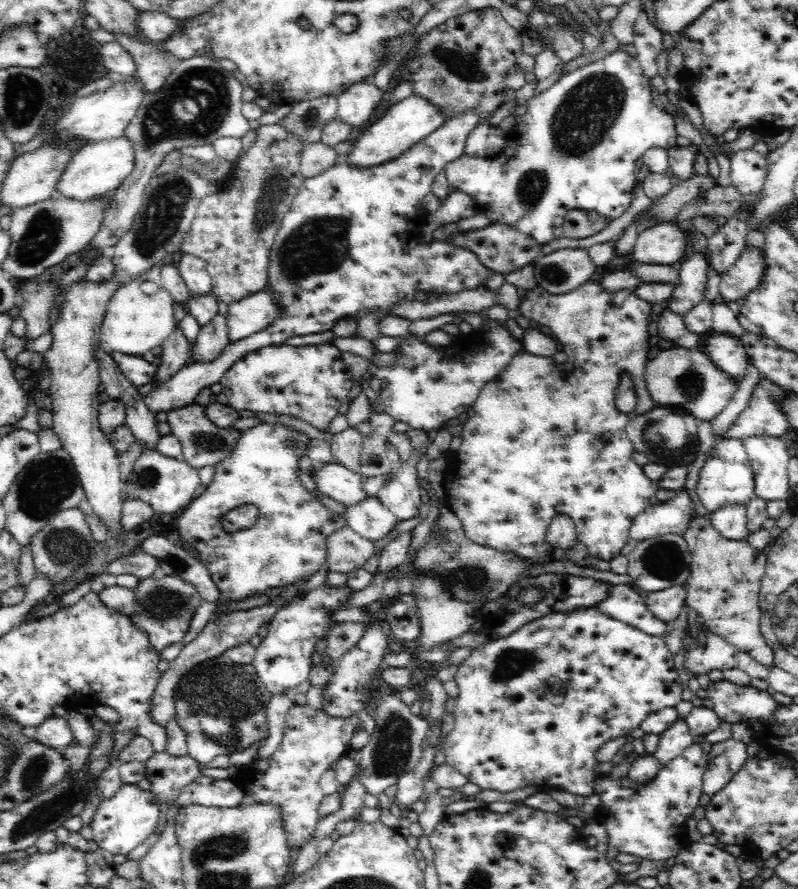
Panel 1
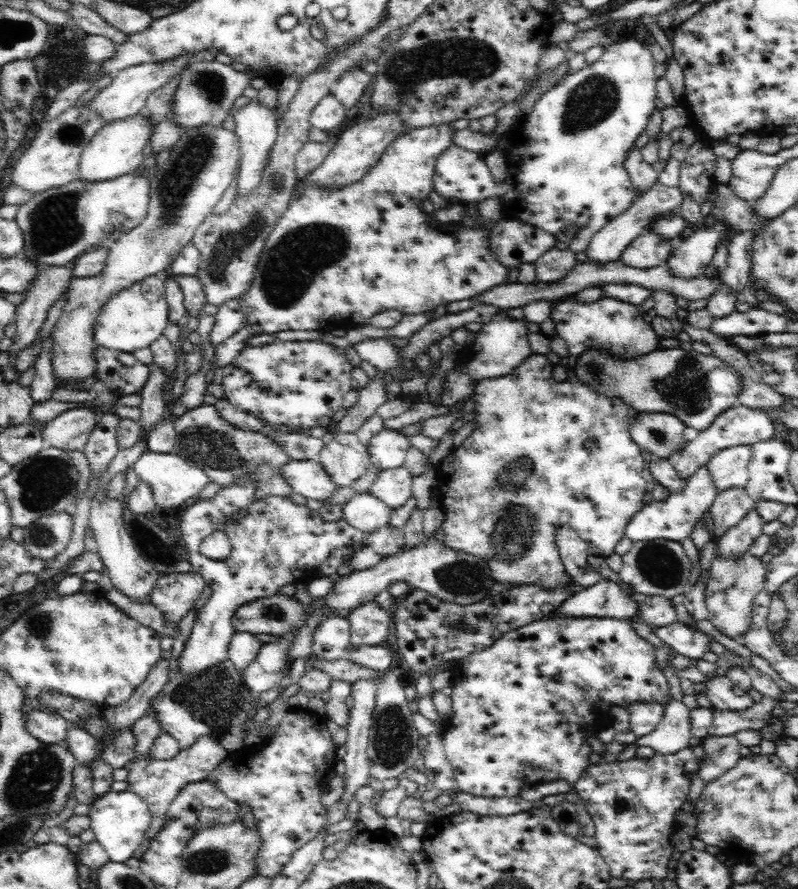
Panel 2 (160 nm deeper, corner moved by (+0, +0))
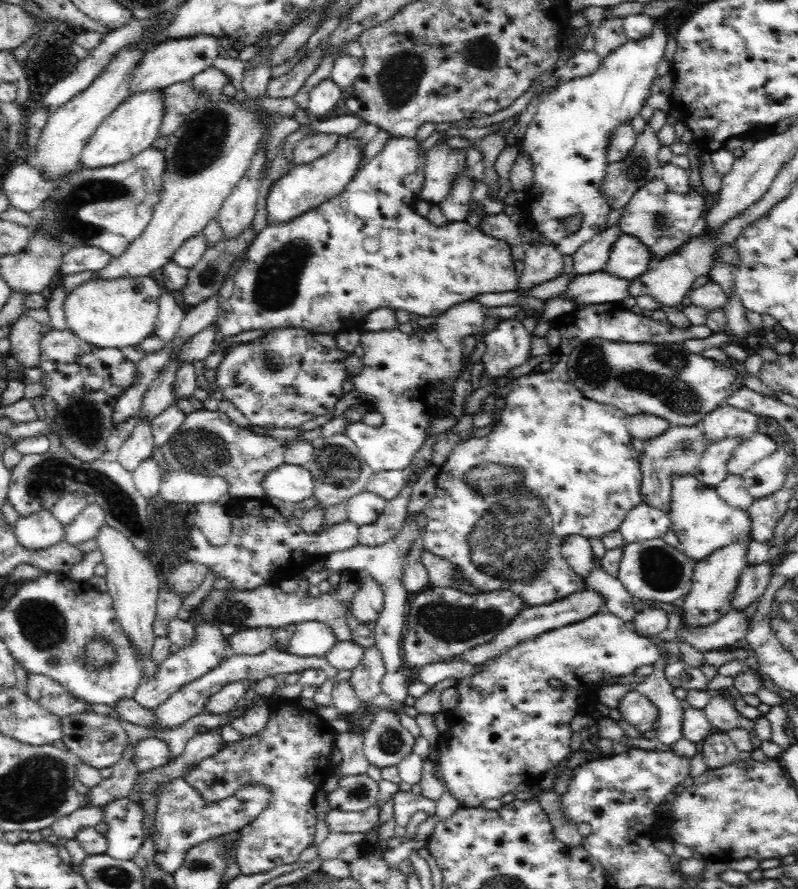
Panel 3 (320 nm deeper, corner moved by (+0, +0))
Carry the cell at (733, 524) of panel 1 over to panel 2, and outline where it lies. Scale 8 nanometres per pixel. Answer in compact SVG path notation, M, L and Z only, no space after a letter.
M733 487L717 494L709 506L717 529L715 536L721 537L731 526L740 522L749 510L754 509L755 502L745 488Z

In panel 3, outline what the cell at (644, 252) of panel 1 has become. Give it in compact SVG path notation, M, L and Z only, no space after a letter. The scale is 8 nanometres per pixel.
M620 234L611 247L604 272L626 280L635 280L653 266L650 252L636 238Z

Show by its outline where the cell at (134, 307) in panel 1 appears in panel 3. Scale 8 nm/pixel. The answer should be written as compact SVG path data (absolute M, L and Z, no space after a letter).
M152 277L88 280L66 292L62 302L66 328L83 342L99 348L121 349L138 345L152 336L161 292L161 284Z

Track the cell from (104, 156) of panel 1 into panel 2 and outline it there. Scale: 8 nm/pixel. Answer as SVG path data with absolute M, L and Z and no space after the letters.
M140 110L136 114L130 114L122 120L114 120L110 124L104 125L92 140L86 145L84 152L81 154L79 178L96 182L106 180L106 178L116 178L136 166L140 166L144 155L144 148L150 142L152 123L146 110Z

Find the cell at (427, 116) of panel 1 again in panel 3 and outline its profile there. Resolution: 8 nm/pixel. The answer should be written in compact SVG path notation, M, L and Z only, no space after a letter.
M343 138L336 148L316 160L306 164L293 164L290 170L280 176L268 188L266 196L266 221L270 224L284 224L292 222L294 218L314 210L324 202L338 196L358 170L360 156L362 156L358 139Z

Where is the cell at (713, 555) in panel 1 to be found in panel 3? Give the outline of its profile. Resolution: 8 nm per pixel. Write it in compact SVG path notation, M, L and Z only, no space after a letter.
M774 562L747 566L740 575L738 586L733 592L732 608L745 609L751 602L758 600L770 584Z

